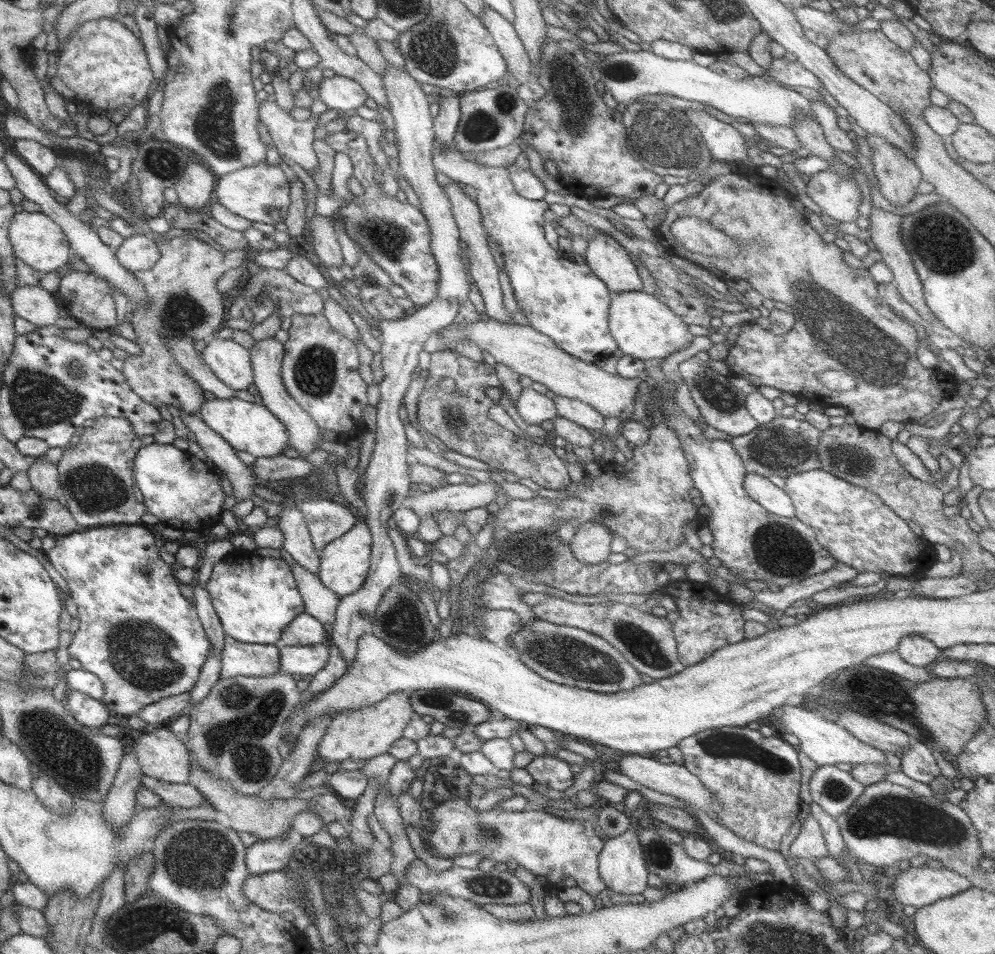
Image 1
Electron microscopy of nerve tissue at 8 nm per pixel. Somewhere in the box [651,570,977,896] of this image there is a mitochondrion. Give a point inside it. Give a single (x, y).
(894, 814)

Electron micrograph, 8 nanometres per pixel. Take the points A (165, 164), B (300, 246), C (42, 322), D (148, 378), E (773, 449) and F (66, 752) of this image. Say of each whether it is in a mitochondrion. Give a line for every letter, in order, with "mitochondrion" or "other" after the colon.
A: mitochondrion
B: other
C: other
D: other
E: mitochondrion
F: mitochondrion

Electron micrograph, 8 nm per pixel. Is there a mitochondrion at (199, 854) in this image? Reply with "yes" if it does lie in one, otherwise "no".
yes

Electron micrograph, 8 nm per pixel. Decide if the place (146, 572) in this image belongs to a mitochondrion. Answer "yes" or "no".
no

